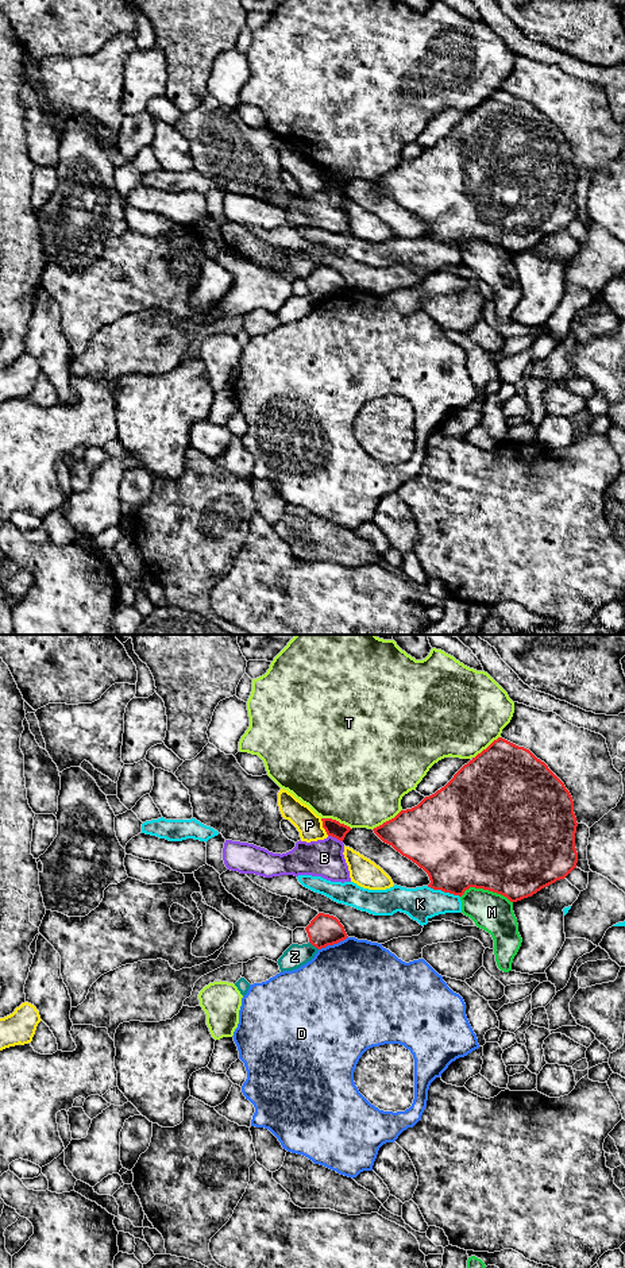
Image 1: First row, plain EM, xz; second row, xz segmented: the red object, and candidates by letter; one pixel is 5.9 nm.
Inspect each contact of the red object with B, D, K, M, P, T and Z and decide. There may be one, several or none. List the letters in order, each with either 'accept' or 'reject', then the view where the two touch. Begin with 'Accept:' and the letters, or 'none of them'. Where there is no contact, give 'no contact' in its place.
Accept: none of them
B: reject; meets red in xz
D: reject; meets red in xz
K: reject; meets red in xz
M: reject; meets red in xz
P: reject; meets red in xz
T: reject; meets red in xz
Z: reject; meets red in xz

